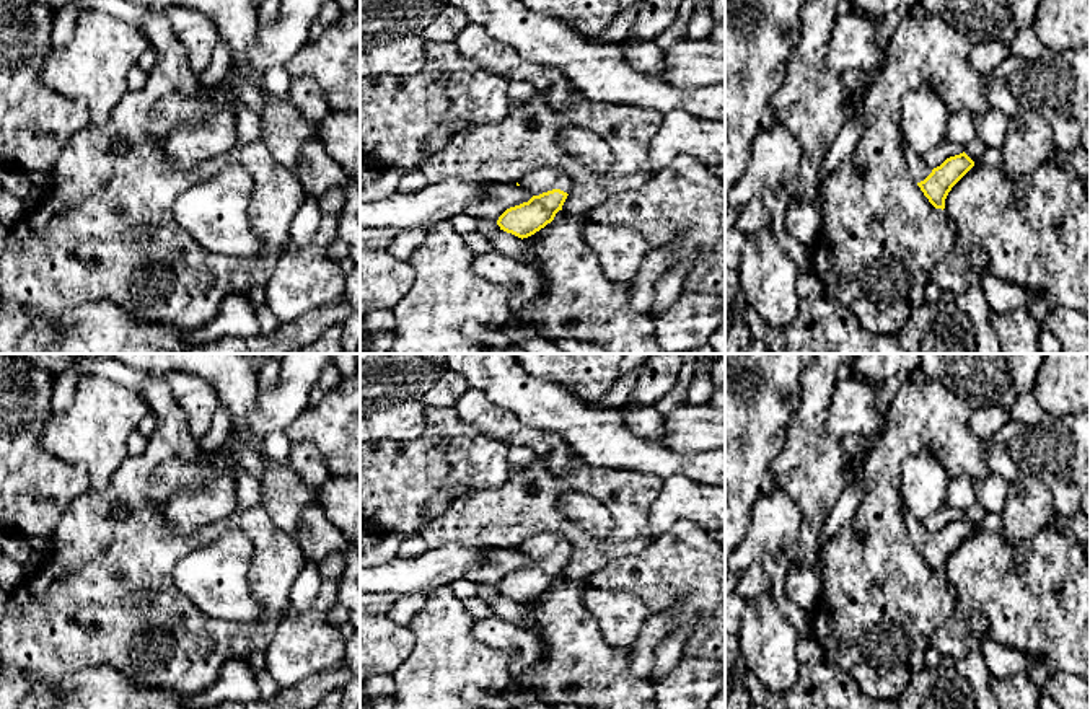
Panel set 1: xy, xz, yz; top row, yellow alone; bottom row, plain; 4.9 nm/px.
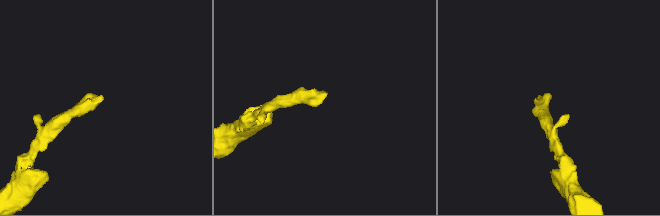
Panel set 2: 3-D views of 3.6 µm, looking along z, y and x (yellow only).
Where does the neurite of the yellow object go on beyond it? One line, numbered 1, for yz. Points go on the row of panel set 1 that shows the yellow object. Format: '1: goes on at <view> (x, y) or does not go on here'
1: goes on at yz (918, 168)

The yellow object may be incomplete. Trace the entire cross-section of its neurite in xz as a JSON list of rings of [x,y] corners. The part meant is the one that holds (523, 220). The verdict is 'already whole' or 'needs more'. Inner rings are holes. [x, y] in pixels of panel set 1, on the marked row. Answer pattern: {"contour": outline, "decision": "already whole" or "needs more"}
{"contour": [[[557,168],[526,173],[518,184],[533,197],[507,209],[497,220],[500,230],[528,238],[551,223],[574,189],[574,181]]], "decision": "needs more"}

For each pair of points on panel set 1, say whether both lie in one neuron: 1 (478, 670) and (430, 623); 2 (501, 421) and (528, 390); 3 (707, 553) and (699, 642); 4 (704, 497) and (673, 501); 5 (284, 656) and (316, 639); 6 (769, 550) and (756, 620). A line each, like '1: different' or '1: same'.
1: same
2: different
3: same
4: same
5: same
6: different

